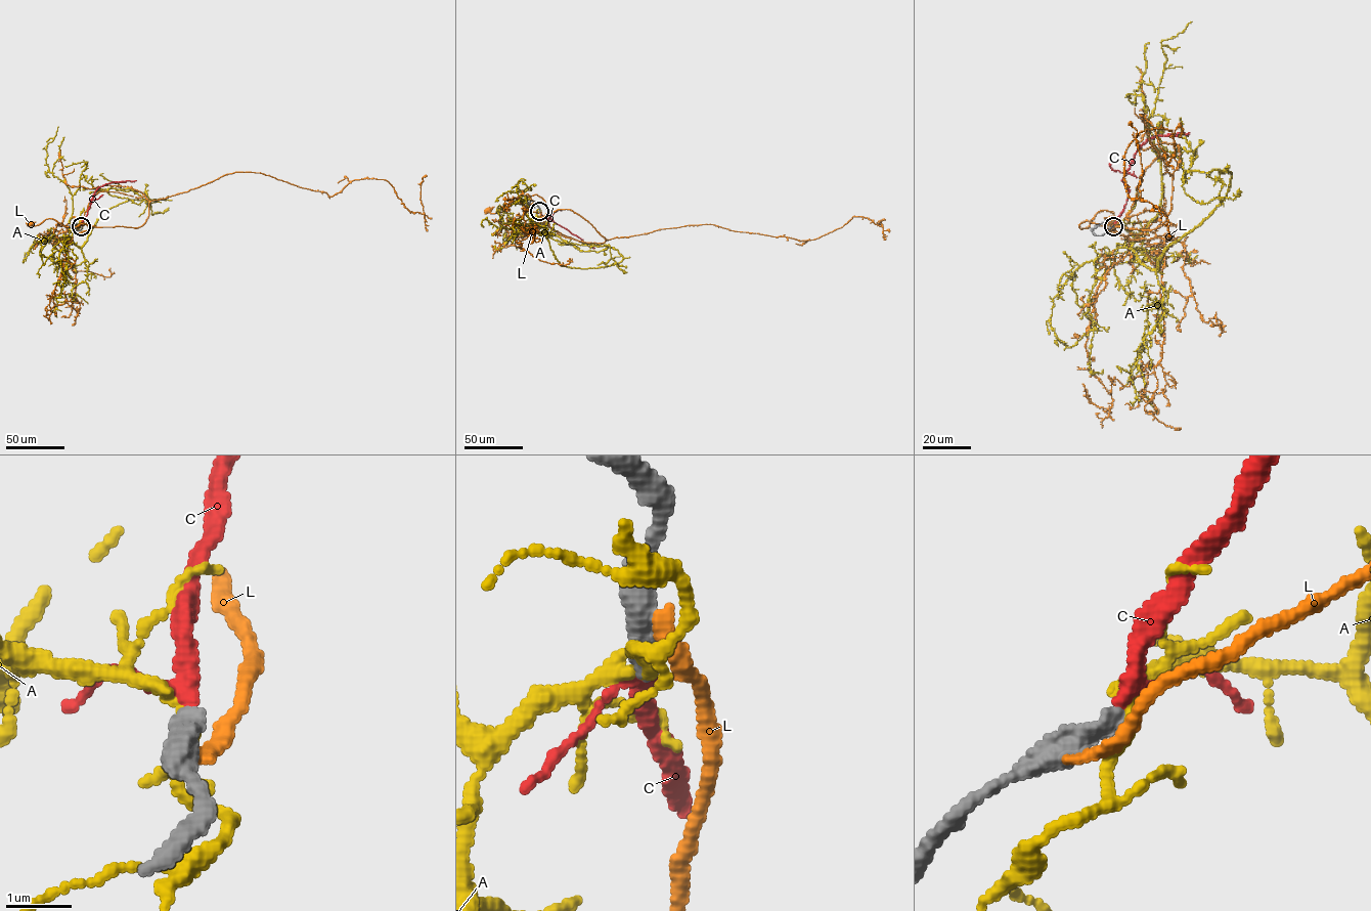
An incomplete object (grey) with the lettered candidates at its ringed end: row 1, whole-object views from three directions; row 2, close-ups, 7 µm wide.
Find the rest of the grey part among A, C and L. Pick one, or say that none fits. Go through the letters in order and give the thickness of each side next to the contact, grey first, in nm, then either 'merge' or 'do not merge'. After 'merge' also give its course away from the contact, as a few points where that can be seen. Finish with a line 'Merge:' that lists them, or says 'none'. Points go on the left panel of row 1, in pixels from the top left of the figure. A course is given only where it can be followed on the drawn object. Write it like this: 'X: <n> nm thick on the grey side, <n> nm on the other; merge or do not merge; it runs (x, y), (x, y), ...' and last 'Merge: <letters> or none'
A: 380 nm thick on the grey side, 200 nm on the other; do not merge
C: 380 nm thick on the grey side, 190 nm on the other; merge; it runs (81, 226), (98, 187), (108, 182), (136, 180)
L: 550 nm thick on the grey side, 200 nm on the other; do not merge
Merge: C

